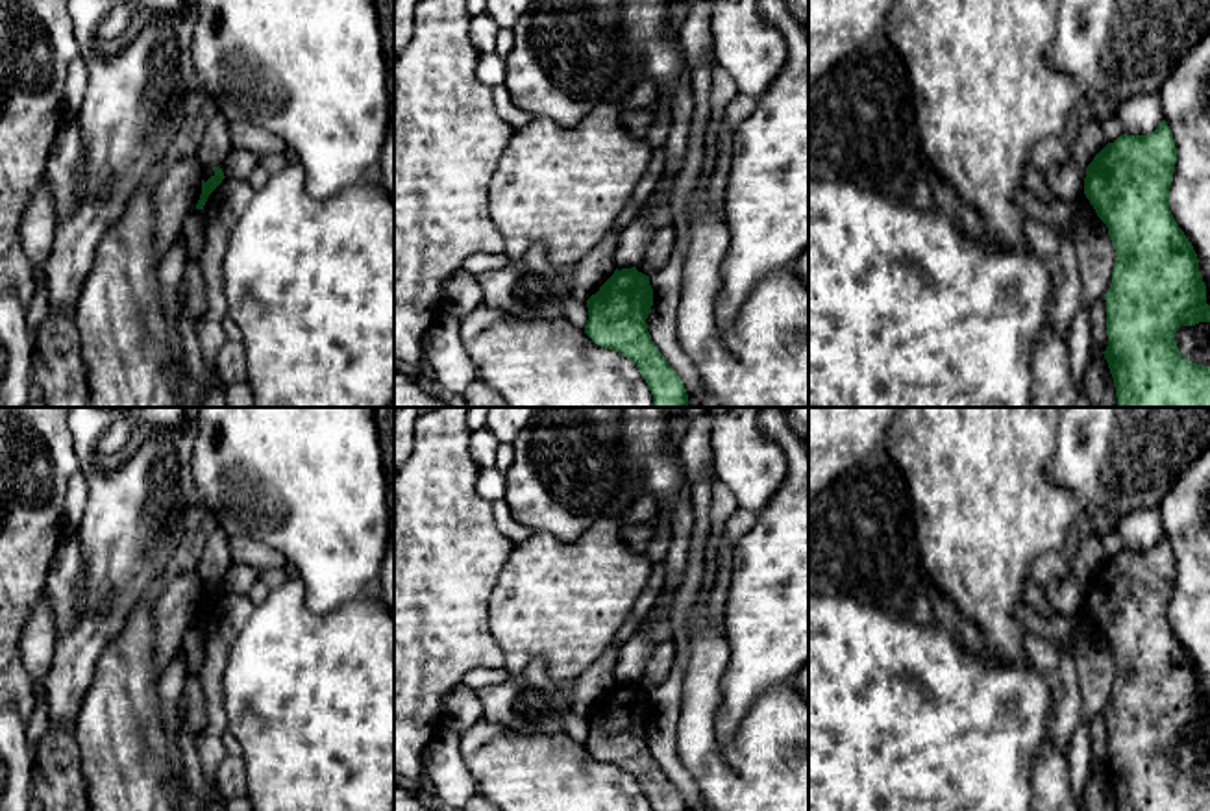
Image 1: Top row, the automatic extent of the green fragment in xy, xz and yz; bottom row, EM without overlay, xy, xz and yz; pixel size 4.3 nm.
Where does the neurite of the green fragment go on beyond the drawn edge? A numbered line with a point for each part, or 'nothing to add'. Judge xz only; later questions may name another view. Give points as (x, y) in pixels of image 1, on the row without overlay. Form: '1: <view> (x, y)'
nothing to add

